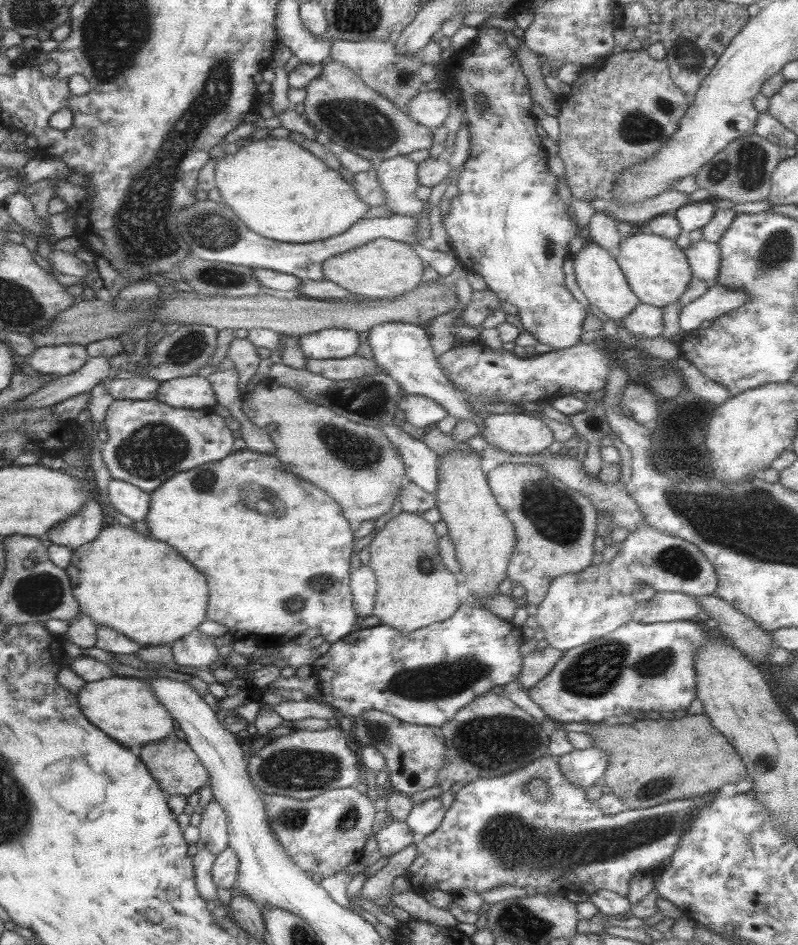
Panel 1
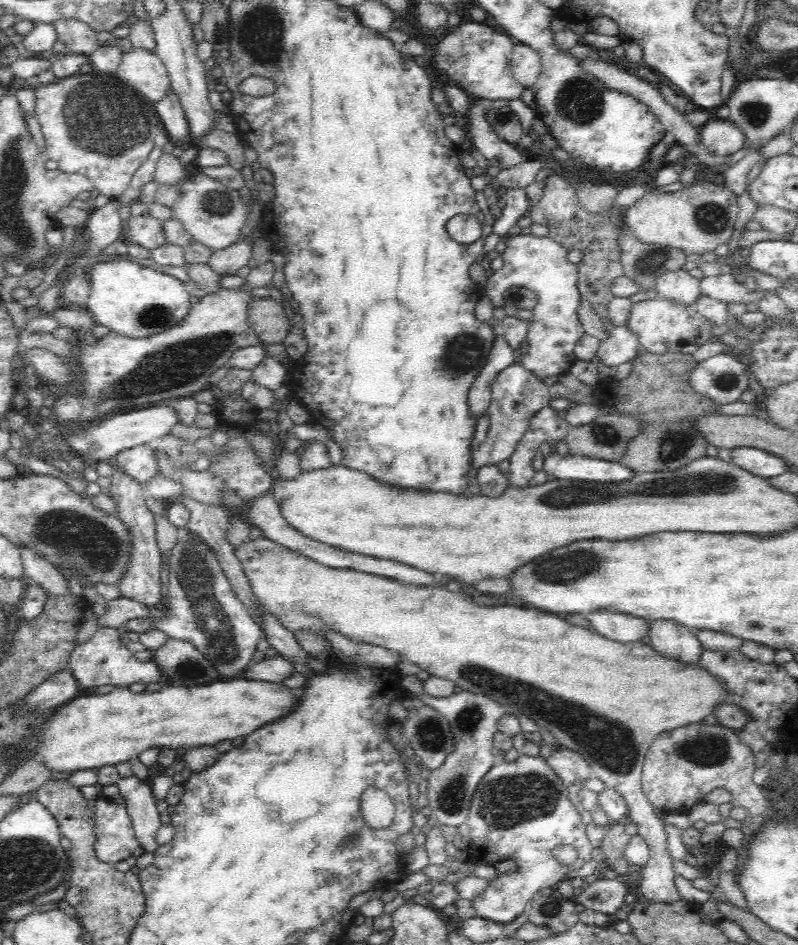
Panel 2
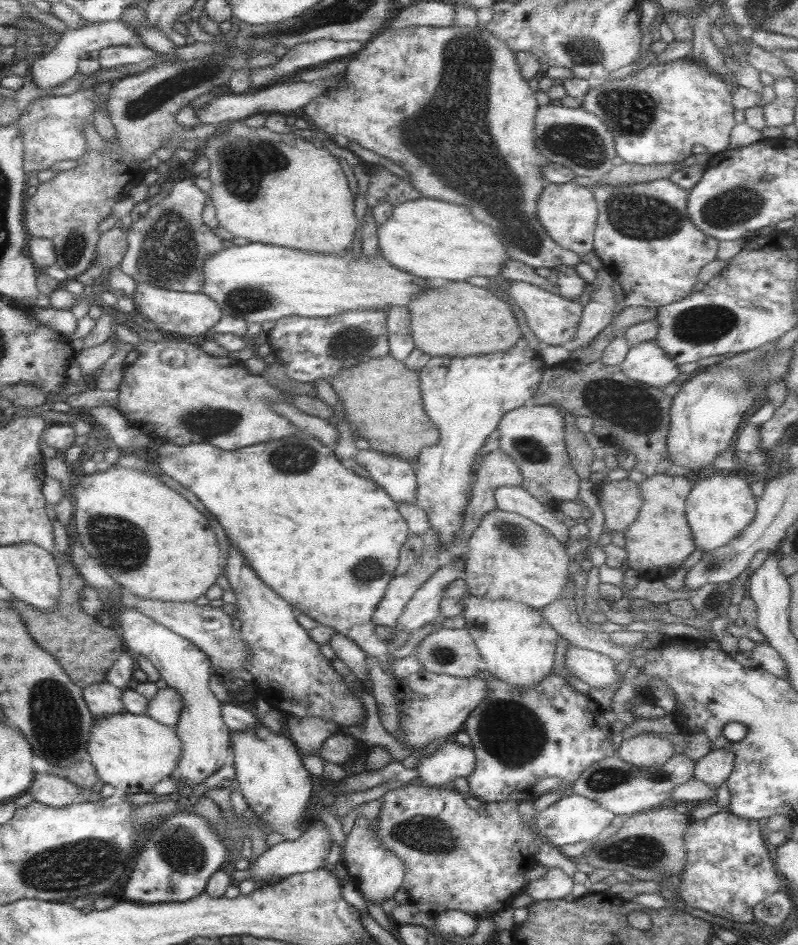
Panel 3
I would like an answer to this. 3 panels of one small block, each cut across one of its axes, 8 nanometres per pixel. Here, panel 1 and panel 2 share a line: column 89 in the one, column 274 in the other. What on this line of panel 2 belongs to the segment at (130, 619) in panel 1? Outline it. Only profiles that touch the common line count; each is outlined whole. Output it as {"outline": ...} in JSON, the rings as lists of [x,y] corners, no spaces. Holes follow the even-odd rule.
{"outline":[[[264,536],[258,540],[250,540],[248,543],[242,544],[238,549],[234,549],[234,553],[236,553],[236,557],[240,559],[240,565],[242,565],[246,577],[248,577],[252,592],[256,595],[262,608],[268,611],[270,615],[276,617],[276,619],[280,621],[280,625],[290,632],[296,634],[298,631],[312,631],[316,634],[324,635],[326,630],[334,630],[342,634],[342,636],[350,638],[350,640],[366,642],[366,644],[372,644],[372,646],[384,646],[386,650],[396,652],[396,654],[400,656],[400,660],[406,660],[406,662],[410,662],[410,664],[416,664],[418,668],[421,668],[422,676],[429,675],[444,680],[450,680],[454,682],[456,686],[462,687],[462,690],[488,695],[492,697],[492,699],[500,702],[500,704],[505,704],[510,708],[514,708],[514,710],[520,712],[520,714],[526,714],[528,718],[536,722],[539,728],[549,730],[553,734],[554,740],[558,742],[558,747],[573,750],[584,757],[591,766],[592,777],[599,778],[604,782],[605,788],[614,789],[618,794],[622,795],[622,798],[627,804],[628,815],[631,818],[631,822],[636,824],[638,827],[638,834],[644,838],[648,845],[649,859],[648,862],[640,868],[642,875],[635,884],[642,897],[641,900],[644,900],[644,902],[654,902],[655,904],[670,905],[676,904],[678,900],[681,900],[681,897],[678,896],[677,887],[675,886],[676,875],[672,867],[673,858],[670,857],[670,853],[668,853],[662,814],[657,812],[646,796],[644,796],[641,789],[641,772],[645,754],[648,748],[650,748],[650,744],[654,742],[656,736],[660,736],[662,732],[680,728],[682,725],[700,722],[704,720],[714,708],[718,708],[720,704],[726,703],[726,696],[728,696],[726,687],[724,687],[722,682],[718,681],[718,678],[710,674],[706,668],[703,666],[686,666],[686,664],[682,664],[682,662],[678,662],[676,659],[672,660],[672,658],[660,656],[652,646],[644,646],[644,644],[640,644],[640,642],[634,642],[634,644],[618,644],[618,642],[606,640],[605,636],[596,633],[592,628],[568,624],[566,620],[560,620],[560,618],[554,616],[554,614],[544,614],[544,612],[540,612],[540,609],[522,610],[522,608],[514,608],[514,606],[494,606],[494,608],[486,608],[486,606],[478,606],[478,604],[470,602],[470,598],[466,598],[466,596],[460,594],[460,592],[444,590],[444,586],[442,586],[442,588],[440,588],[440,586],[434,586],[434,584],[432,584],[432,586],[426,586],[426,588],[416,586],[416,584],[406,586],[406,584],[400,584],[397,580],[388,580],[388,578],[384,578],[384,576],[380,578],[380,576],[366,574],[365,572],[356,572],[356,570],[352,568],[334,570],[334,568],[328,568],[322,566],[322,564],[318,562],[314,562],[314,560],[310,560],[306,555],[294,552],[280,544],[275,544],[264,538]]]}

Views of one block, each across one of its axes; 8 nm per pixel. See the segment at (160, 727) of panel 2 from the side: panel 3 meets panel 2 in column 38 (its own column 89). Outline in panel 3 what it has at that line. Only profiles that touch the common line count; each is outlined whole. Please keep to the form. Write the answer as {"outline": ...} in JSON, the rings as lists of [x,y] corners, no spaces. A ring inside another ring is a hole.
{"outline":[[[118,713],[94,721],[87,740],[87,758],[96,769],[98,778],[104,784],[114,786],[119,793],[128,795],[148,793],[157,782],[172,776],[171,772],[178,764],[180,753],[181,742],[175,727],[164,726],[146,714]]]}

